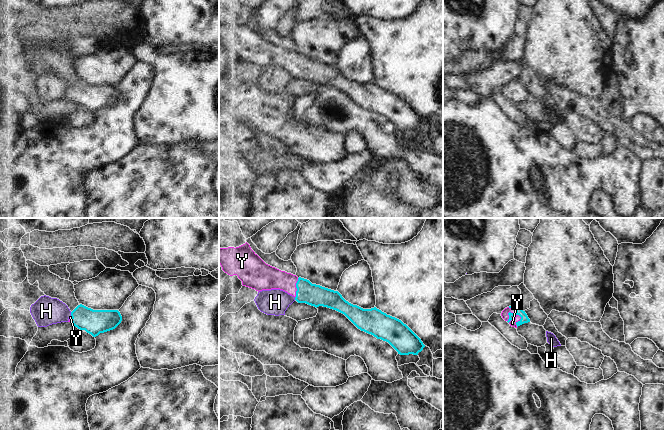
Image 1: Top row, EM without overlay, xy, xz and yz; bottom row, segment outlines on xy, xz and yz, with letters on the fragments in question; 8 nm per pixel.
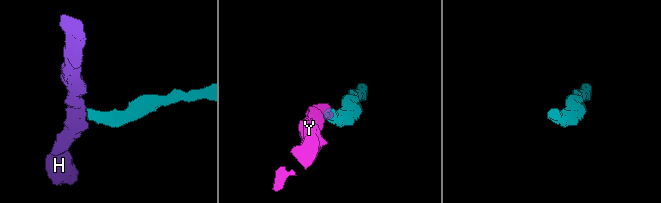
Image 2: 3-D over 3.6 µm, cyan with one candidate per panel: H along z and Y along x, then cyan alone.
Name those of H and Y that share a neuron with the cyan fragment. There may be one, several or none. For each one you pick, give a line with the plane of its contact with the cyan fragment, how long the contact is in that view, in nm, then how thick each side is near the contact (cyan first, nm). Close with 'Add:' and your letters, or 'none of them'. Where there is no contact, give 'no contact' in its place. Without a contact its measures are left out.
Y: meets cyan in yz; contact 180 nm long; 60 nm thick on the cyan side, 50 nm on the other
Add: Y

